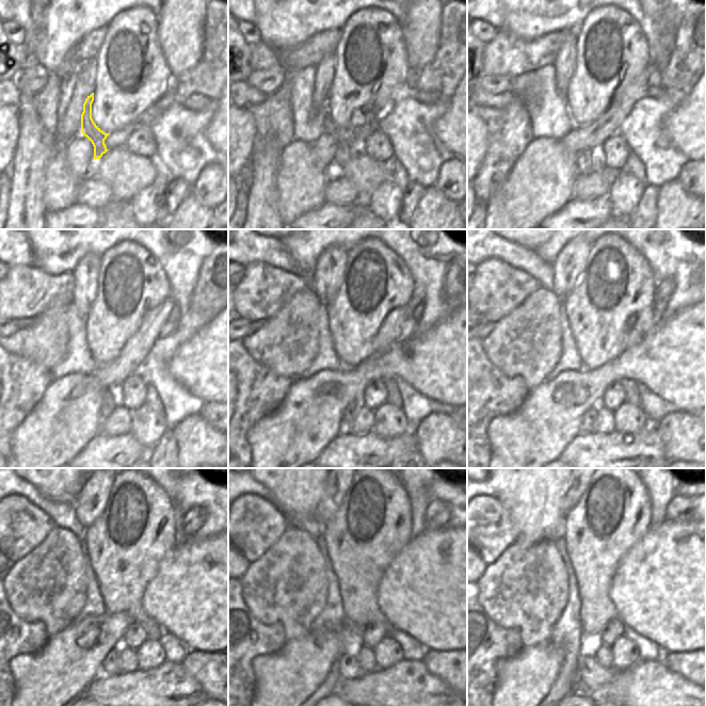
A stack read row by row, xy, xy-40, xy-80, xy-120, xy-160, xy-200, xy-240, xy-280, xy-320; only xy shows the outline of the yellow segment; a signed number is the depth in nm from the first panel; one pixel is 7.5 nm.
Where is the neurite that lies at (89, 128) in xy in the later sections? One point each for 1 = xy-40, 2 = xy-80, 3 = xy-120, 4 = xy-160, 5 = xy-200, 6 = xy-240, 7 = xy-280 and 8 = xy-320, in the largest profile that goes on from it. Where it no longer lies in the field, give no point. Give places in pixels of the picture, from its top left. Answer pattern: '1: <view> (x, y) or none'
1: xy-40 (343, 137)
2: xy-80 (587, 161)
3: xy-120 (111, 399)
4: xy-160 (351, 411)
5: xy-200 (587, 424)
6: xy-240 (110, 667)
7: xy-280 (349, 668)
8: xy-320 (591, 675)

